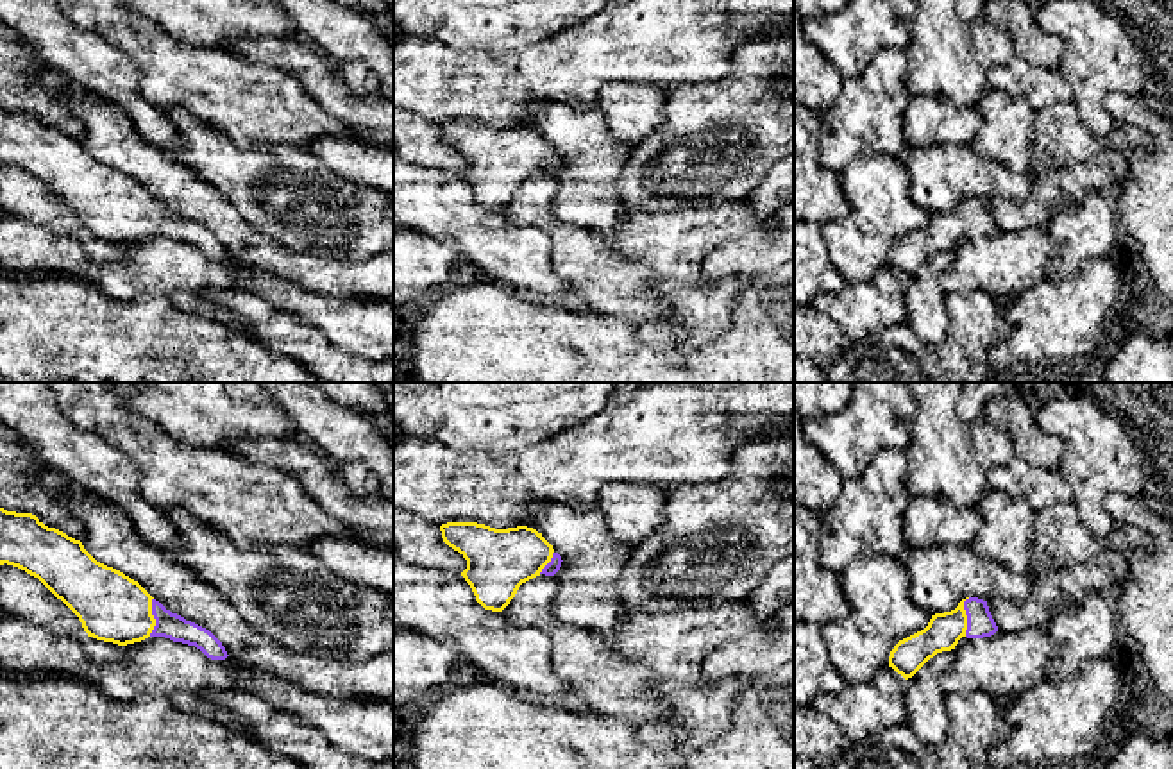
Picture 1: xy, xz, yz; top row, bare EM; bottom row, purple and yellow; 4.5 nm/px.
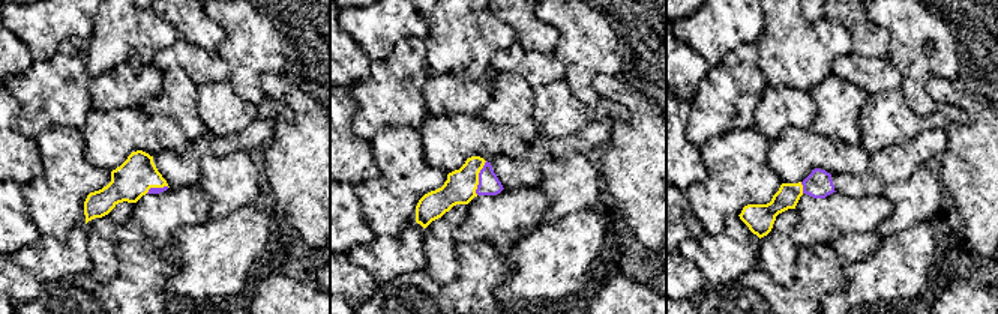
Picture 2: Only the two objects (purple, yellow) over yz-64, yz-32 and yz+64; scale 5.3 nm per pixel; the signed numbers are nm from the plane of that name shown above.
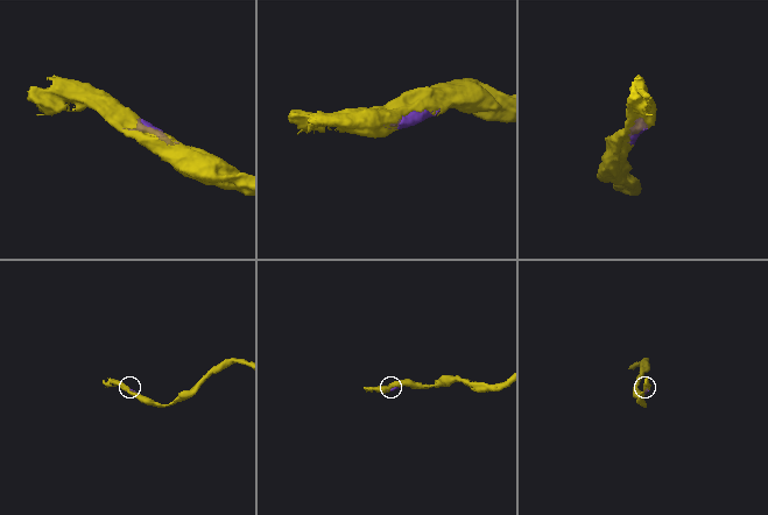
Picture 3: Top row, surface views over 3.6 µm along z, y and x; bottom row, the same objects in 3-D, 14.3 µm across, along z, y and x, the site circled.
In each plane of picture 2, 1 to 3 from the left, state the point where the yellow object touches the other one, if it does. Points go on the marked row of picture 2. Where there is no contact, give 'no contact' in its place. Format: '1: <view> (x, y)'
1: yz-64 (156, 188)
2: yz-32 (479, 178)
3: yz+64 (803, 188)

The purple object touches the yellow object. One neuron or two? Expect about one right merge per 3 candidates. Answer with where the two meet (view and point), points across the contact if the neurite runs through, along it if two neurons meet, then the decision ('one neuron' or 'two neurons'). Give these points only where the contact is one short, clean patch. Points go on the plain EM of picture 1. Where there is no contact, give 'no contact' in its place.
contact yz (966, 213); one neuron

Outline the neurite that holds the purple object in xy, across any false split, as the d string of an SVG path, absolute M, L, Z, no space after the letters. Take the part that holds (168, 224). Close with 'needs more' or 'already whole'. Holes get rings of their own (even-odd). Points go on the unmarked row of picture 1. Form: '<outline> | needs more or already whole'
M0 107L0 165L13 165L38 177L82 222L88 236L127 245L148 236L165 236L195 245L211 259L229 254L222 241L206 227L172 213L156 200L138 181L123 172L97 161L80 139L45 125L32 113L16 113Z | needs more

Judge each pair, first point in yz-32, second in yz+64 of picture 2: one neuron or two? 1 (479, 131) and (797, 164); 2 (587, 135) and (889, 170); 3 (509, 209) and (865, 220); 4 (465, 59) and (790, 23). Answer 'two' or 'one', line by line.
1: one
2: one
3: one
4: one

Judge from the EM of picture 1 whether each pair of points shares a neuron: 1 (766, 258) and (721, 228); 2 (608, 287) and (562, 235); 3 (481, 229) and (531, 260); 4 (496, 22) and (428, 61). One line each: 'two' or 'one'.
1: two
2: one
3: one
4: two

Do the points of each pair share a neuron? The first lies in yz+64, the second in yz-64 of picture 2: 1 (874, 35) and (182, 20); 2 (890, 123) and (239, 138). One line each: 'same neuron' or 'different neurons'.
1: same neuron
2: different neurons

